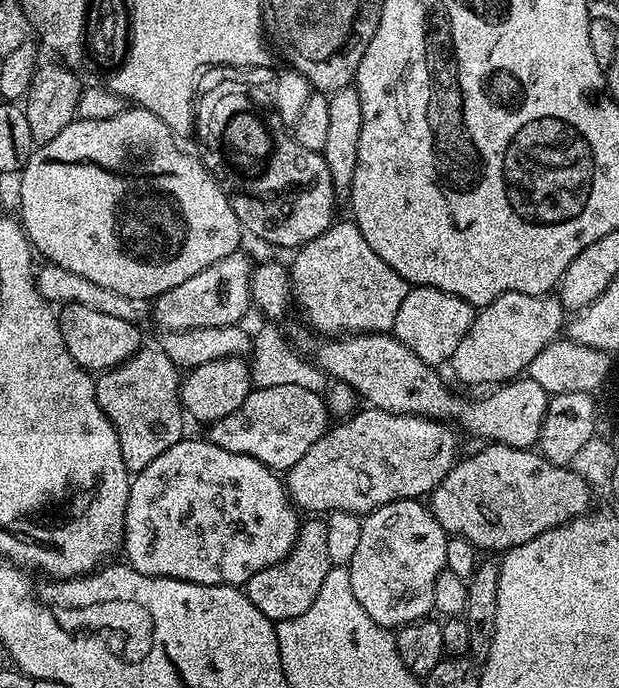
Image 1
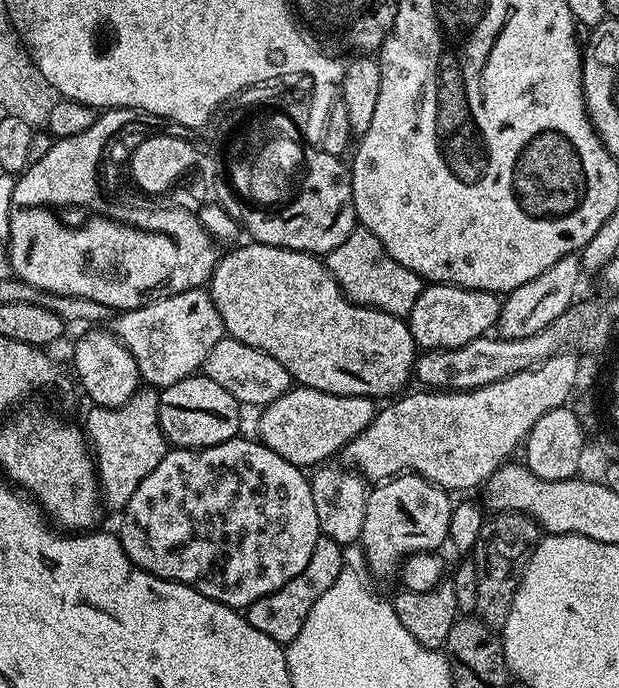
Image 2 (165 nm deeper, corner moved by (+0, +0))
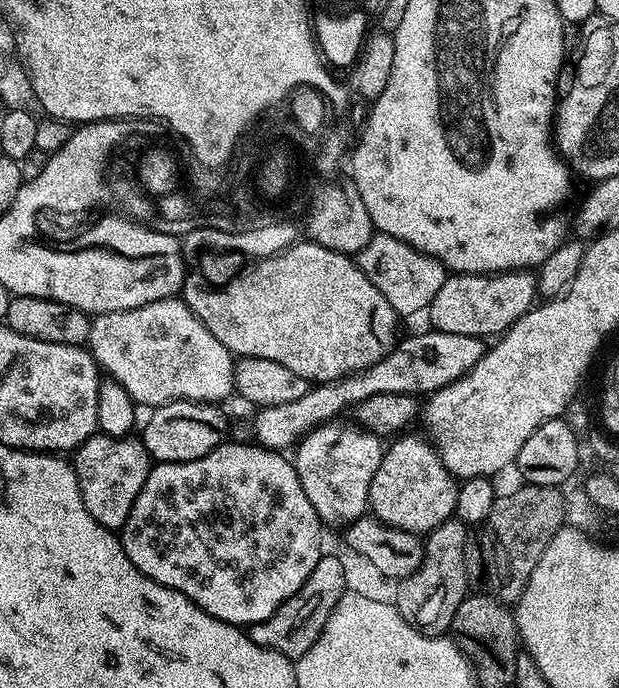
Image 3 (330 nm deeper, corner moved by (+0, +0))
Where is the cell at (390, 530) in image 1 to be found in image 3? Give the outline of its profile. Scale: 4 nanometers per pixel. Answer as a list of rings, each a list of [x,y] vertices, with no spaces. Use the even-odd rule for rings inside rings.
[[[408,435],[393,439],[385,447],[378,474],[374,474],[374,482],[370,482],[368,507],[371,515],[389,528],[427,534],[442,522],[453,519],[458,480],[450,470],[446,470],[439,452],[429,441],[427,444],[416,436]]]

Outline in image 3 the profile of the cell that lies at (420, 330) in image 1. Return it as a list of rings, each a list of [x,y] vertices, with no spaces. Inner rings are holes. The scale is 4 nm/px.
[[[528,270],[495,274],[452,274],[442,290],[434,294],[434,302],[426,309],[426,316],[432,319],[431,327],[437,332],[496,338],[531,310],[538,300],[536,292],[537,277]]]

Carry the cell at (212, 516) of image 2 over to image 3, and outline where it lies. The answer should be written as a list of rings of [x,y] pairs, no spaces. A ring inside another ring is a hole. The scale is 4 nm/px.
[[[225,442],[197,460],[157,463],[138,490],[134,510],[119,533],[130,562],[142,574],[186,594],[206,614],[237,626],[270,618],[282,602],[298,594],[322,555],[322,521],[302,490],[295,463],[279,451],[247,443]]]

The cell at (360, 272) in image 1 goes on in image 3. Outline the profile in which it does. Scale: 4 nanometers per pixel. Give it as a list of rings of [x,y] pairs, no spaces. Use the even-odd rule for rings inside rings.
[[[376,232],[370,242],[355,253],[356,265],[382,290],[382,298],[390,302],[397,317],[416,316],[423,313],[434,302],[434,294],[442,290],[442,286],[449,278],[449,272],[443,267],[436,266],[431,257],[419,252],[414,246],[402,242],[393,236],[387,236],[384,232]],[[436,267],[436,268],[433,268]]]

